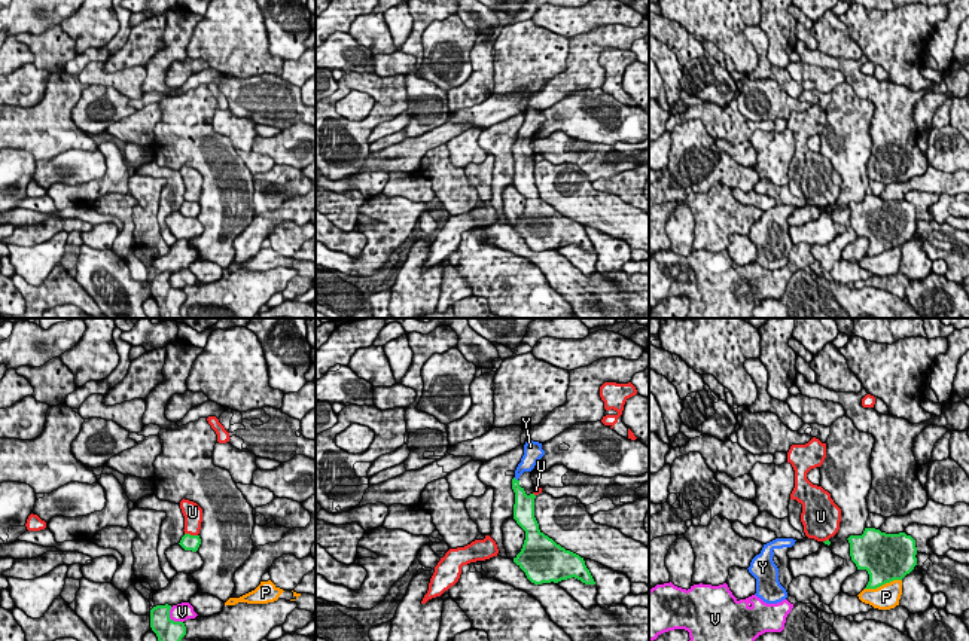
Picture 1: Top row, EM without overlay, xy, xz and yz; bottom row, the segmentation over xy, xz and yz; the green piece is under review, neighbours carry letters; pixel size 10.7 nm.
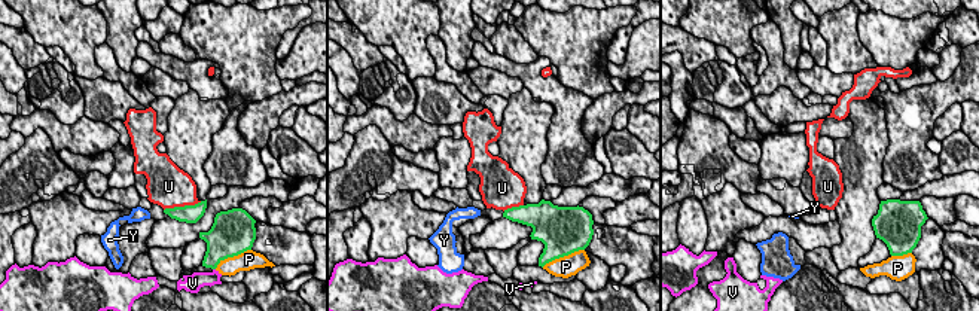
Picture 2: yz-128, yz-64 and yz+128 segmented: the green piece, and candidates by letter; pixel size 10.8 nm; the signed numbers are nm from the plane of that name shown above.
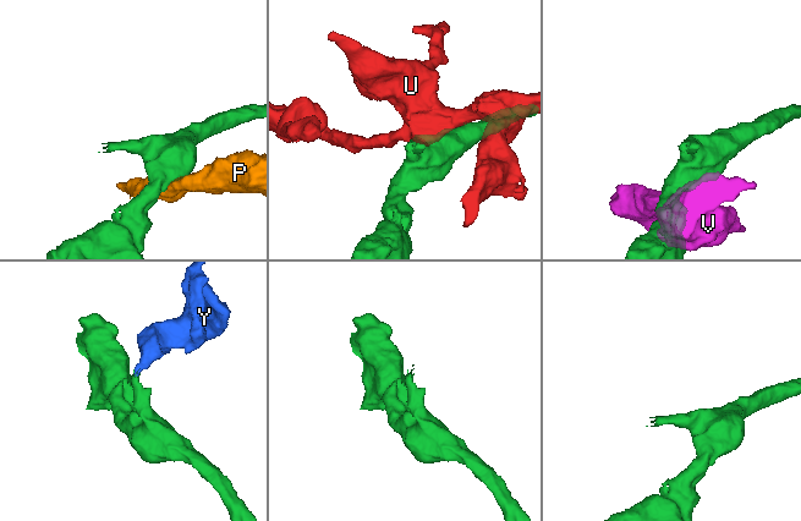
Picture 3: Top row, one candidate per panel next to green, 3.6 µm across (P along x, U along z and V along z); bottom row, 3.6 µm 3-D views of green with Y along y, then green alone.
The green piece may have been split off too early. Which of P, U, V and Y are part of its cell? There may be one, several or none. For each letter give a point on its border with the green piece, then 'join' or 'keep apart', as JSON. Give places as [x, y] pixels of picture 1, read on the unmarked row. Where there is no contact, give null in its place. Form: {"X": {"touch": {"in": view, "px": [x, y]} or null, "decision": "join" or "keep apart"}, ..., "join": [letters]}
{"P": {"touch": {"in": "yz", "px": [883, 250]}, "decision": "keep apart"}, "U": {"touch": {"in": "xy", "px": [189, 201]}, "decision": "keep apart"}, "V": {"touch": {"in": "xy", "px": [170, 286]}, "decision": "keep apart"}, "Y": {"touch": {"in": "xz", "px": [515, 146]}, "decision": "join"}, "join": ["Y"]}

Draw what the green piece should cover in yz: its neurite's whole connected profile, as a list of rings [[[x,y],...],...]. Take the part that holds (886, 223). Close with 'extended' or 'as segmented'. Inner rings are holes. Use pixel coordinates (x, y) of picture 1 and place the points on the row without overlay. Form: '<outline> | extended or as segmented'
[[[865,195],[862,202],[850,202],[850,223],[857,236],[866,236],[869,248],[865,256],[877,256],[893,247],[902,247],[917,232],[915,207],[905,199],[886,201],[875,195]]] | as segmented

